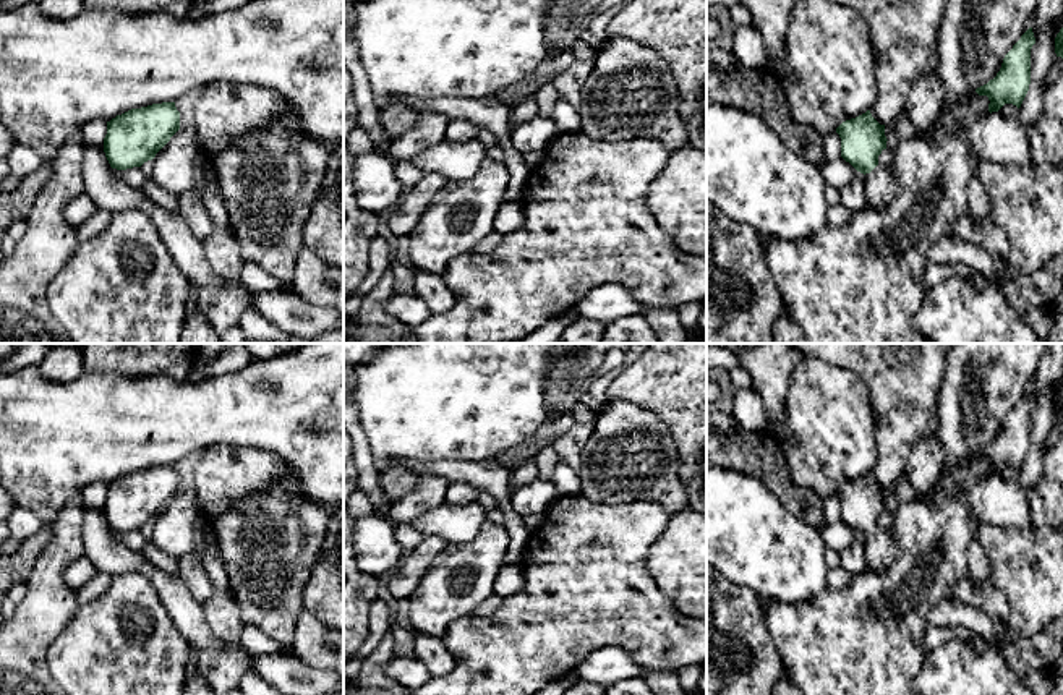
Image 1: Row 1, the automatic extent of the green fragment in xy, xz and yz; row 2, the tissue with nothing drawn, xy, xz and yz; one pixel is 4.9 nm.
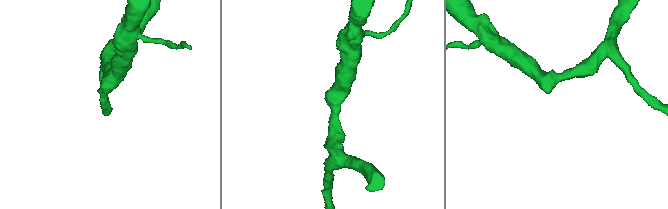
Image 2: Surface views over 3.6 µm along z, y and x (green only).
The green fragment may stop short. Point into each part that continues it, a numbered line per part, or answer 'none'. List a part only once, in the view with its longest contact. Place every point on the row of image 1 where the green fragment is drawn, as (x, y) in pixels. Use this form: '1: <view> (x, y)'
1: yz (880, 185)

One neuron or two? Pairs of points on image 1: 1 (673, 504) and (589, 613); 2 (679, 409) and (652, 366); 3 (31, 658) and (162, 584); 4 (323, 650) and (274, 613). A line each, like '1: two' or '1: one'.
1: two
2: one
3: two
4: two

